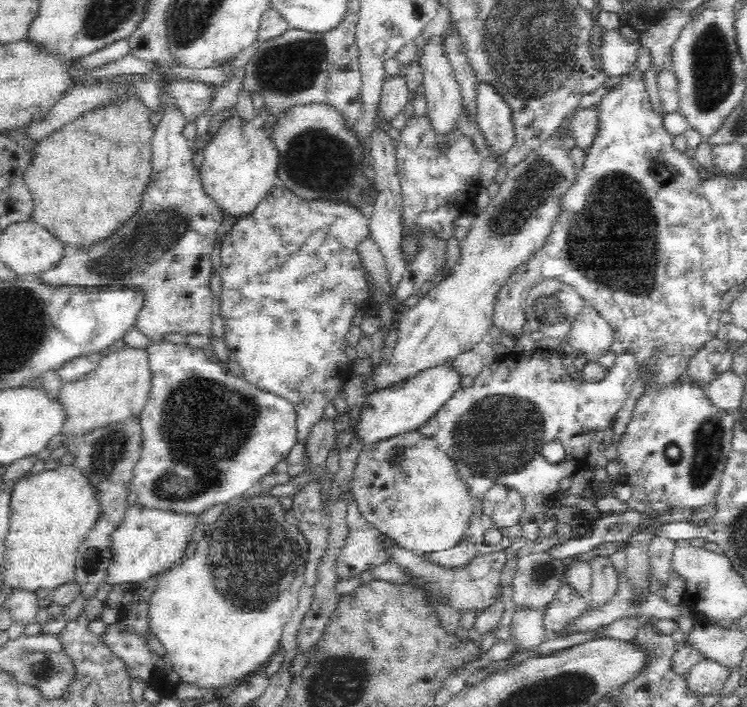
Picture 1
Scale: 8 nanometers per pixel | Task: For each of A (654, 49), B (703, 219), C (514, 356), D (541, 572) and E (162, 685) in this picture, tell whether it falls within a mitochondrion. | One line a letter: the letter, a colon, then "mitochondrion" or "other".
A: other
B: other
C: other
D: mitochondrion
E: other

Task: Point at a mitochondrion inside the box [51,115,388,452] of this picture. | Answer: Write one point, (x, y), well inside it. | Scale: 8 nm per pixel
(161, 232)

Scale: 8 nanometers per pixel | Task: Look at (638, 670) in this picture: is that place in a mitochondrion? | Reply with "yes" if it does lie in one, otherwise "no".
no

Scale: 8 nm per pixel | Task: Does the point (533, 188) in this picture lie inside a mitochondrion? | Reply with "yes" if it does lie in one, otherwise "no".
yes

